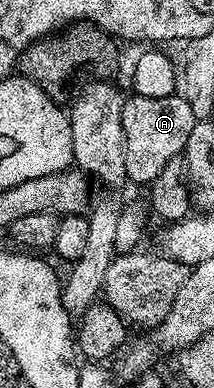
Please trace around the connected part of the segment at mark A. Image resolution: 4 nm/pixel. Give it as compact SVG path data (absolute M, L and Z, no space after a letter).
M134 93L128 94L123 101L123 112L121 113L121 125L123 126L123 136L125 137L125 173L128 180L133 184L143 183L149 185L157 177L157 173L161 173L161 169L165 169L165 165L169 165L169 161L180 158L185 149L185 141L189 141L189 133L193 133L193 125L197 122L193 109L189 109L189 101L183 99L182 94L172 93L163 97L143 97Z

